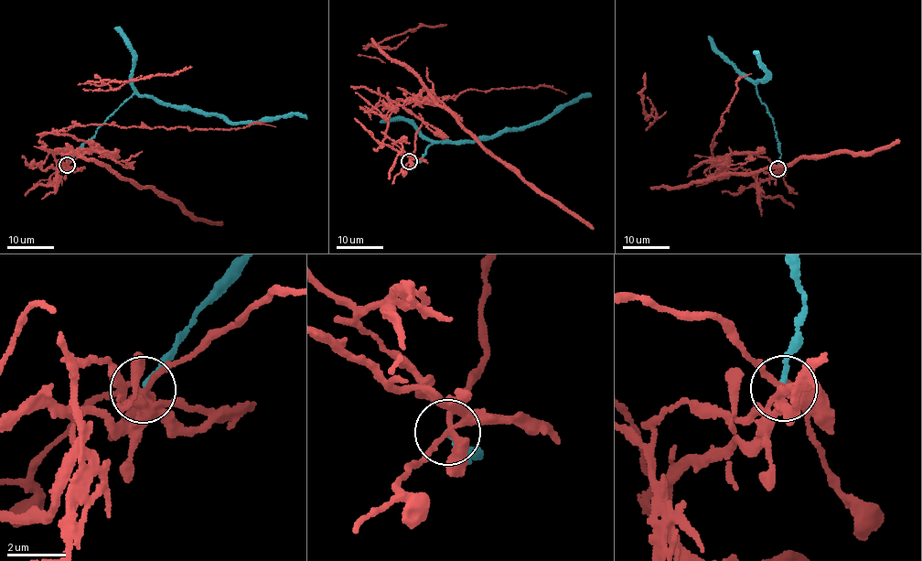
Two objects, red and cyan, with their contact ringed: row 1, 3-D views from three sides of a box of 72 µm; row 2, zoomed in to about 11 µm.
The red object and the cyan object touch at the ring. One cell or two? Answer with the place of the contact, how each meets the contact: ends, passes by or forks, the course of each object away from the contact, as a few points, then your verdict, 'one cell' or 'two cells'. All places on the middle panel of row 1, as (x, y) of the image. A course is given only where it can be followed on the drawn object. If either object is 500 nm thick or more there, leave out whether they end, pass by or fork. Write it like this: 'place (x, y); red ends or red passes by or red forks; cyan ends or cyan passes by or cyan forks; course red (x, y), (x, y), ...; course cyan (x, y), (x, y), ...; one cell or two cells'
place (409, 161); red forks; cyan ends; course red (410, 161), (385, 135), (391, 111), (384, 116), (359, 107), (446, 98), (469, 89), (541, 85), (566, 93); course cyan (409, 162), (414, 166), (426, 153), (425, 149), (434, 143), (487, 140), (508, 131), (523, 130), (592, 95); two cells

